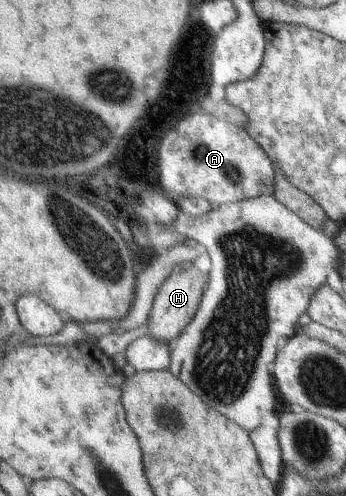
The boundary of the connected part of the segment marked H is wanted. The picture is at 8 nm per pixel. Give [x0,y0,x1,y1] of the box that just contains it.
[149,260,208,345]

